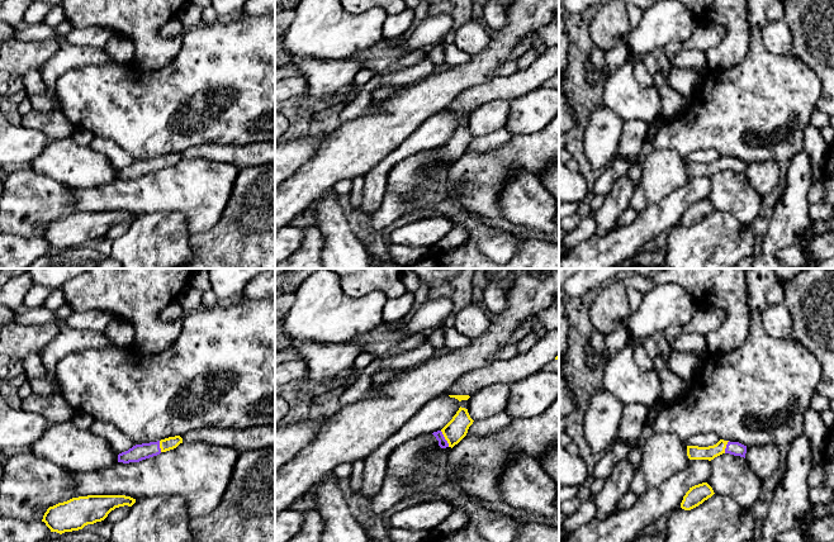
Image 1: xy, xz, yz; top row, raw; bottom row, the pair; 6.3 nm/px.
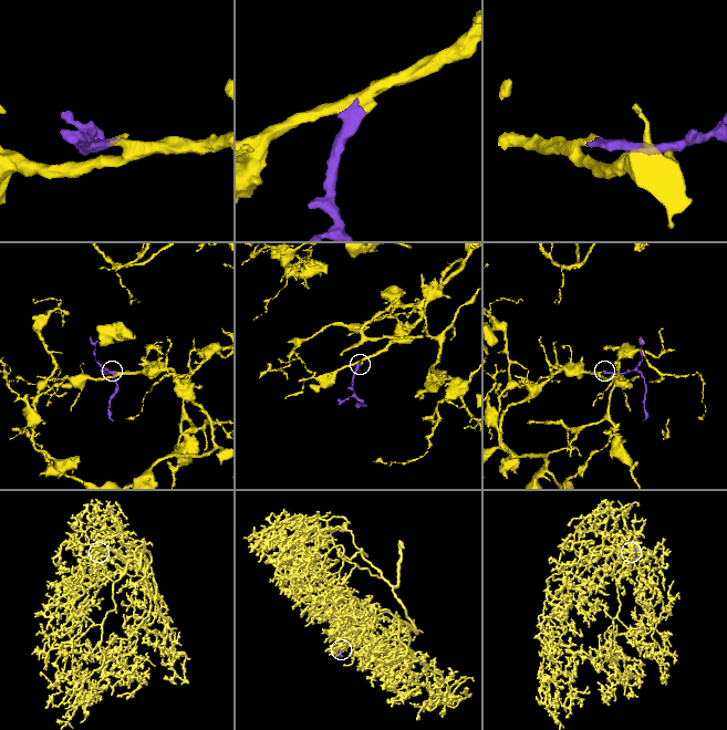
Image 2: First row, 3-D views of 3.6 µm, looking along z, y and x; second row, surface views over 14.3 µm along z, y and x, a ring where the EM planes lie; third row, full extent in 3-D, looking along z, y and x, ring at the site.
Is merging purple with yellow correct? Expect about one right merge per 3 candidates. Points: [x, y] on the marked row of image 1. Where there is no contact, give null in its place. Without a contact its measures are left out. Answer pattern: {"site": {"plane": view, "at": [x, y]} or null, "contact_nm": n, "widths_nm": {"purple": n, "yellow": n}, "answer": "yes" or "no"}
{"site": {"plane": "xz", "at": [444, 438]}, "contact_nm": 120, "widths_nm": {"purple": 60, "yellow": 140}, "answer": "yes"}

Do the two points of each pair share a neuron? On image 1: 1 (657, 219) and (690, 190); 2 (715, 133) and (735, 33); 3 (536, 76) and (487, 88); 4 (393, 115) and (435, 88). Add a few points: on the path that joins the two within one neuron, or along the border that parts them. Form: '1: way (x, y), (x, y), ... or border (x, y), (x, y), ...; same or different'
1: way (664, 215), (682, 198); same
2: border (749, 44), (740, 61), (724, 69), (709, 70); different
3: way (524, 80), (513, 86), (500, 86); same
4: way (403, 113), (425, 98); same

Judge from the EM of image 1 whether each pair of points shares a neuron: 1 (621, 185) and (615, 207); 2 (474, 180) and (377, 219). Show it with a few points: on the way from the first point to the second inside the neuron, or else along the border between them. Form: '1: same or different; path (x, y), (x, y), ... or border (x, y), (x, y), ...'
1: same; path (621, 190), (616, 201)
2: different; border (450, 165), (450, 194), (470, 210)

